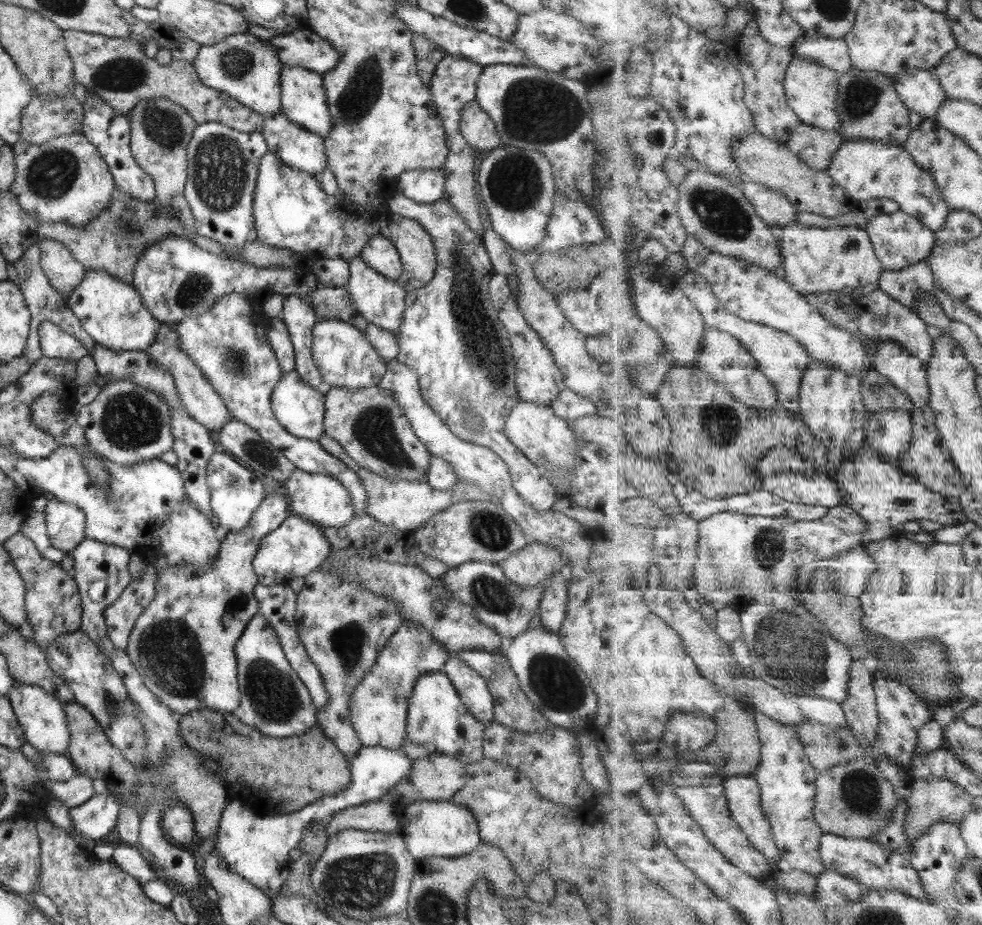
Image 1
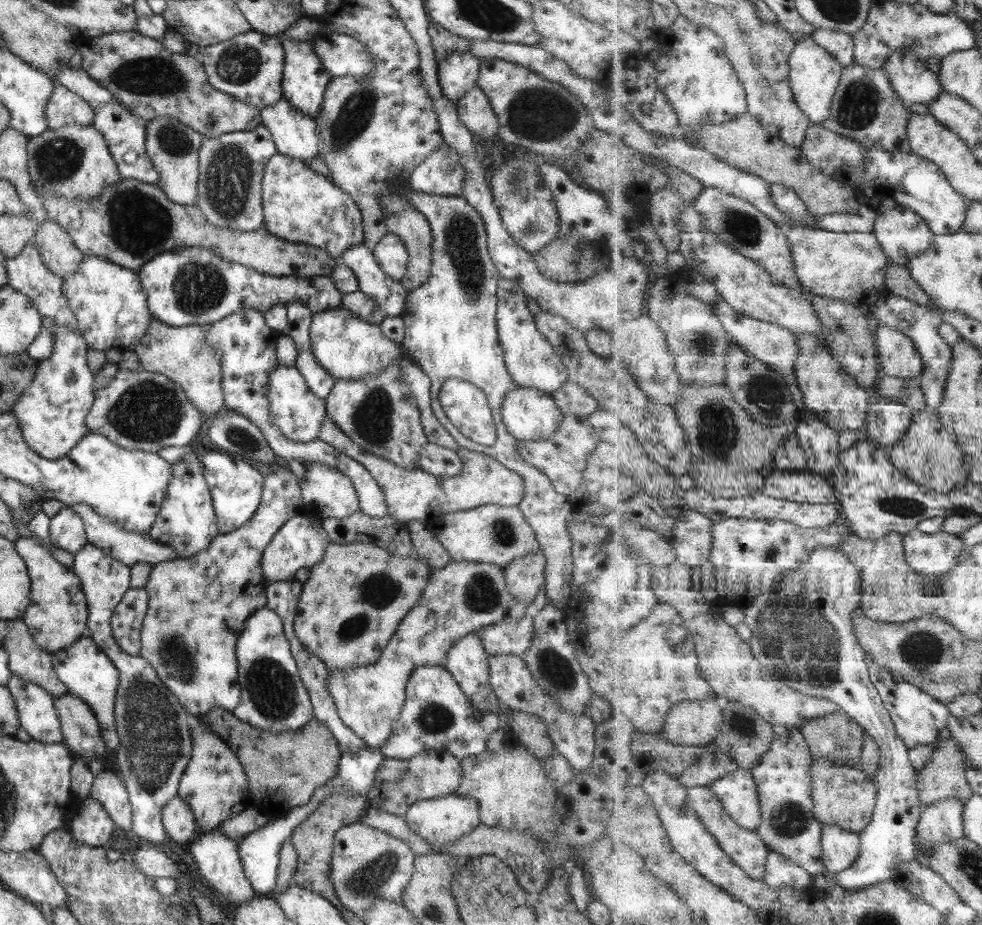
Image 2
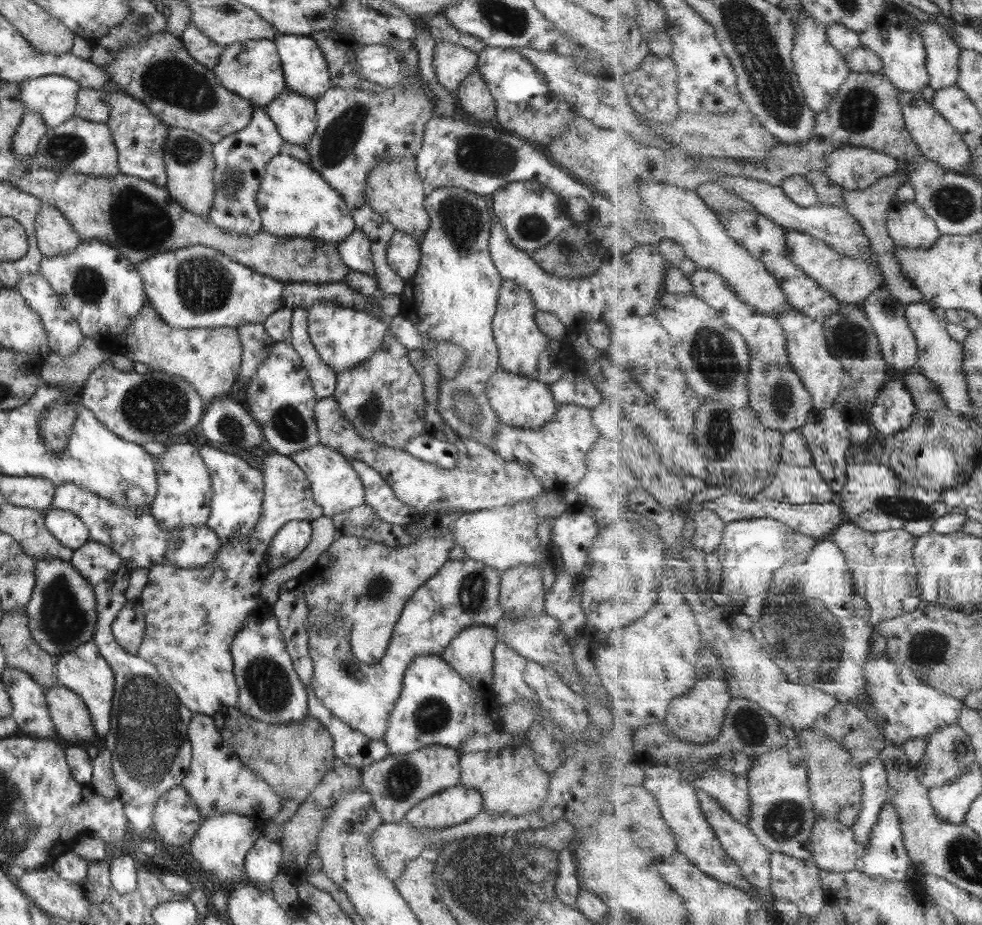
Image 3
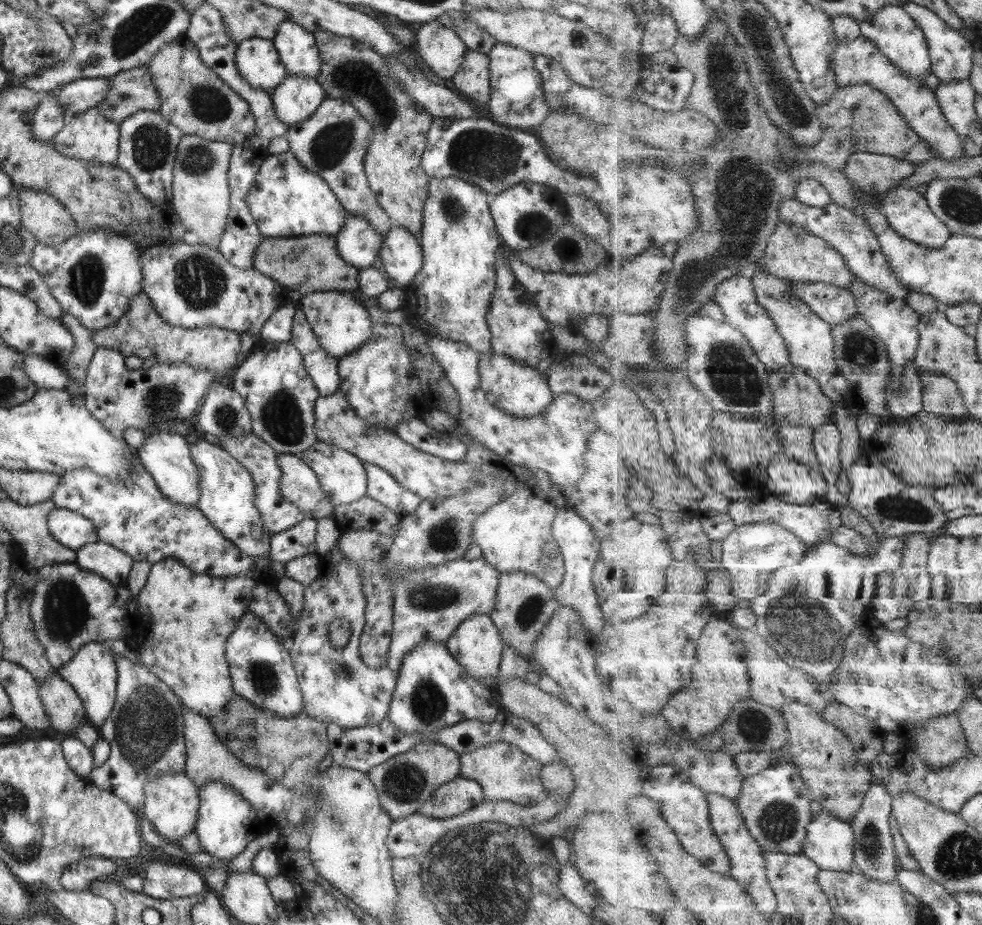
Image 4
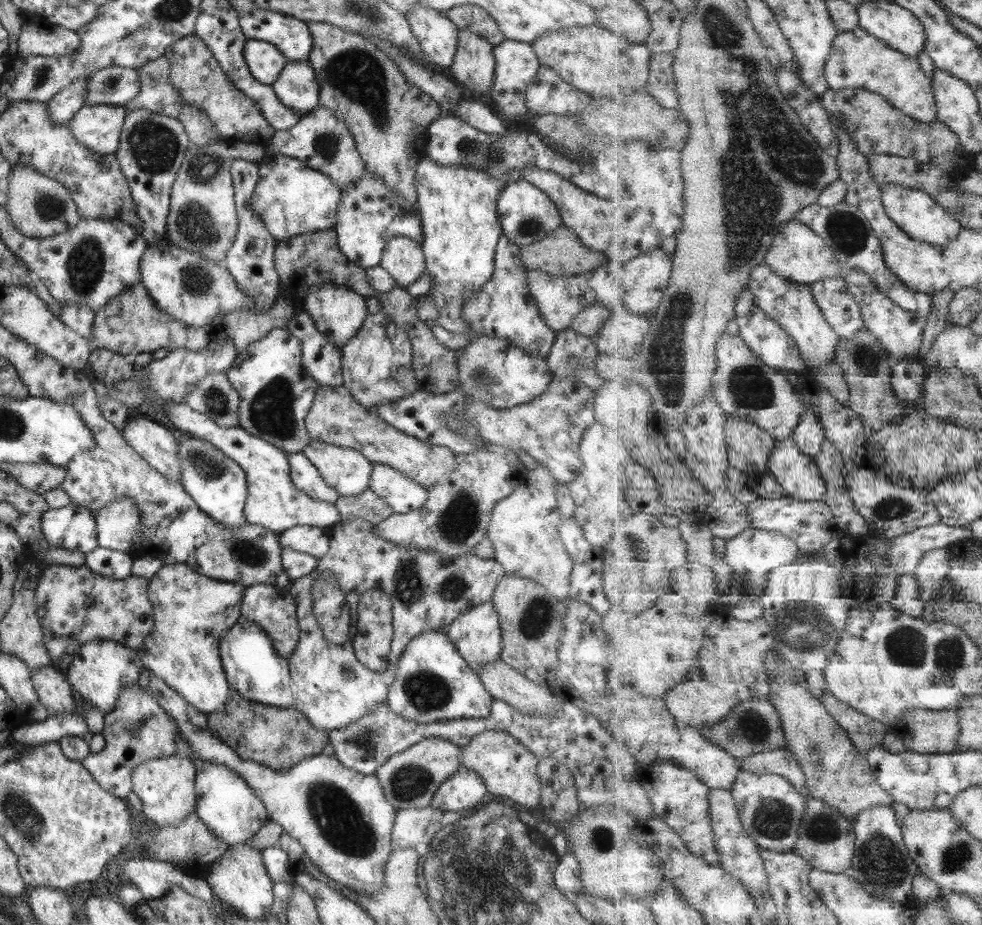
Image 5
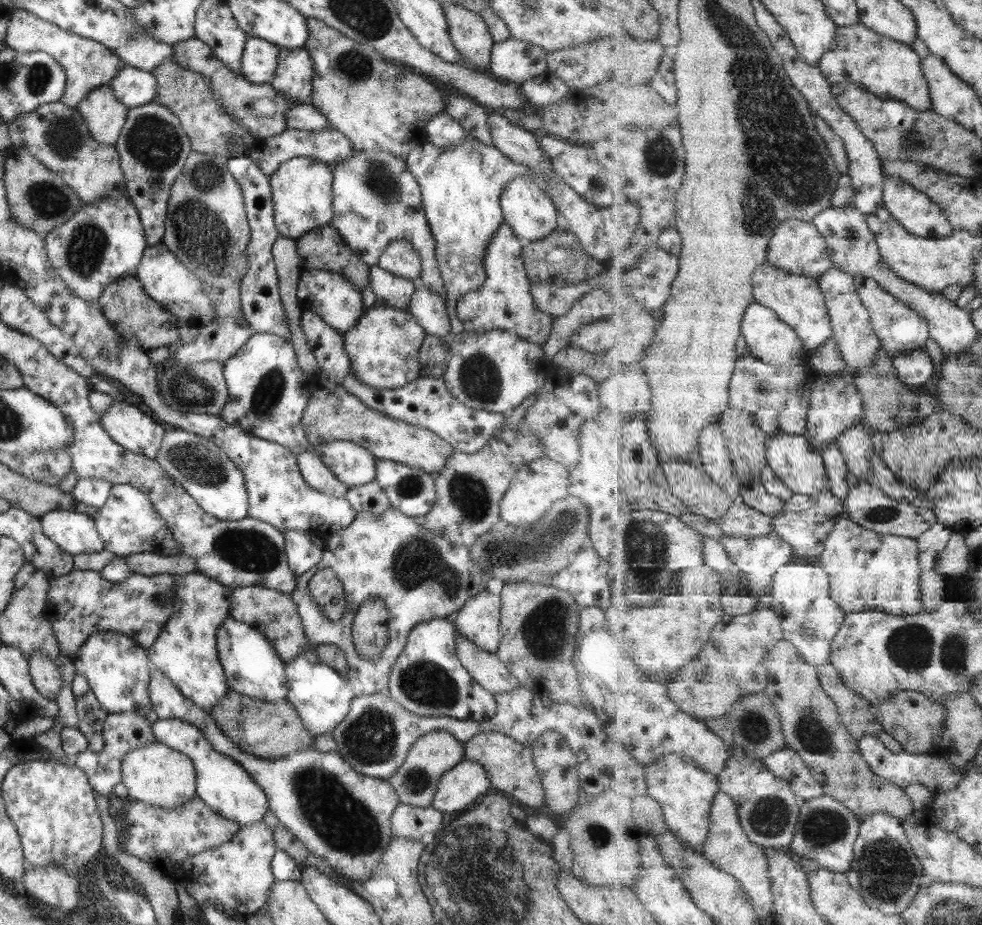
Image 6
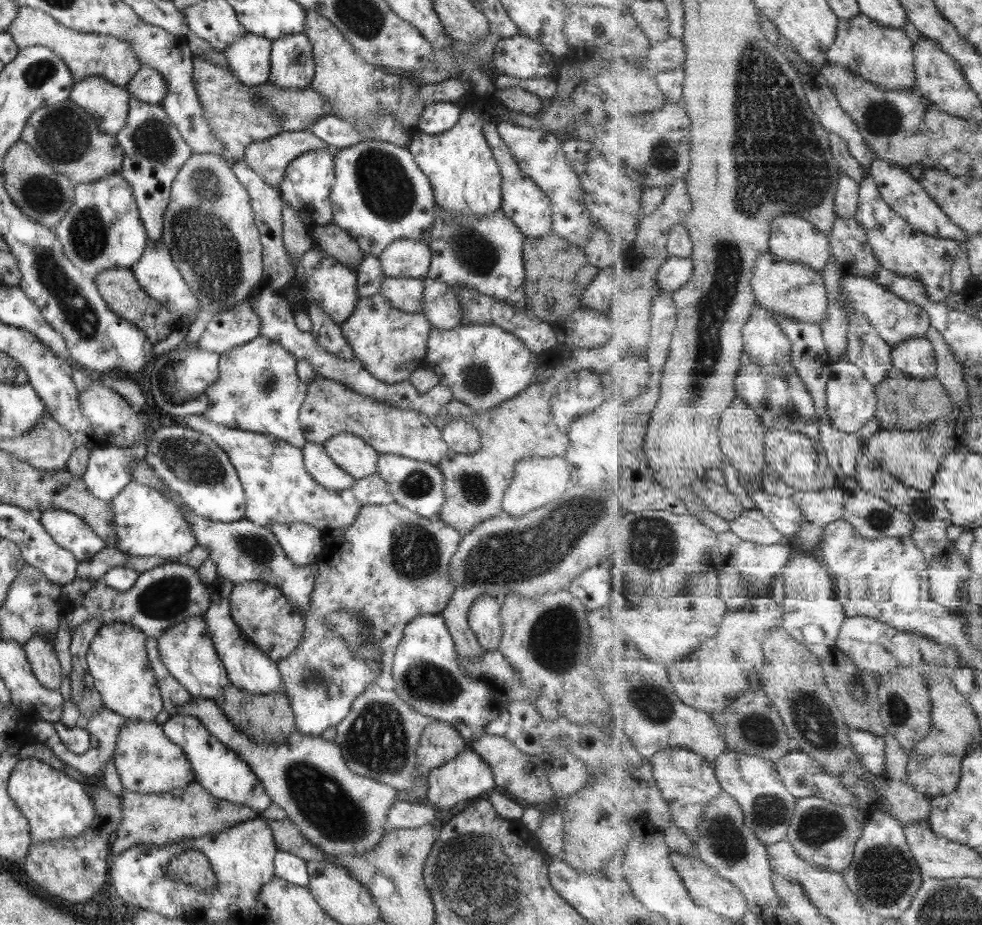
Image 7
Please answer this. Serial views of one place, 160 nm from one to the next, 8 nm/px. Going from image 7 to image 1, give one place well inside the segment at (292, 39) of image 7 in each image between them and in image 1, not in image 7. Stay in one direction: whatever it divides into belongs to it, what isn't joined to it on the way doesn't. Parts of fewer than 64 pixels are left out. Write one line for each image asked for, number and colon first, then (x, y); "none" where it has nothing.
1: (301, 149)
2: (294, 135)
3: (294, 116)
4: (296, 98)
5: (296, 88)
6: (292, 79)

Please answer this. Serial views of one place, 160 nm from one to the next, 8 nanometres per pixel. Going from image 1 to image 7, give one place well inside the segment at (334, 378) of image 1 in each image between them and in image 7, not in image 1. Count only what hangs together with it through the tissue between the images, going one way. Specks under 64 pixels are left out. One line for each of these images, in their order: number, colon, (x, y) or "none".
2: (348, 348)
3: (343, 337)
4: (341, 325)
5: (337, 312)
6: (329, 295)
7: (319, 279)

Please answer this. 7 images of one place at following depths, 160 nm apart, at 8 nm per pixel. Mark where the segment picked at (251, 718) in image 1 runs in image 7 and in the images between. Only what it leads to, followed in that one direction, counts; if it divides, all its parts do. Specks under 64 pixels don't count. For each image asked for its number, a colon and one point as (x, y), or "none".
2: (272, 697)
3: (269, 690)
4: (261, 672)
5: (252, 668)
6: (251, 667)
7: (246, 667)

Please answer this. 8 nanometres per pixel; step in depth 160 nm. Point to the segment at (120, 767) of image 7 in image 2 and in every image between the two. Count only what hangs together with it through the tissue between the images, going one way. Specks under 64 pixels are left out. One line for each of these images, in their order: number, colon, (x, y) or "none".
2: (180, 826)
3: (175, 819)
4: (171, 801)
5: (165, 786)
6: (153, 774)

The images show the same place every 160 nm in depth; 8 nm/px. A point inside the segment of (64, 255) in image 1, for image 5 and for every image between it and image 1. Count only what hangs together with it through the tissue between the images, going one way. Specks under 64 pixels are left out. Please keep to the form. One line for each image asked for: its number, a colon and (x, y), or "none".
2: (59, 255)
3: (54, 235)
4: (48, 221)
5: (38, 207)

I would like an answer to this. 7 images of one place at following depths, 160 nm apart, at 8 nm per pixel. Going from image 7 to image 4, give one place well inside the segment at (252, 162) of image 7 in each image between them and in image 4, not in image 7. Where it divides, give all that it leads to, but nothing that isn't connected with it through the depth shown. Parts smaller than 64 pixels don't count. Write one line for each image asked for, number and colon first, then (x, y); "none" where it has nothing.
4: (331, 143)
5: (319, 140)
6: (329, 146)

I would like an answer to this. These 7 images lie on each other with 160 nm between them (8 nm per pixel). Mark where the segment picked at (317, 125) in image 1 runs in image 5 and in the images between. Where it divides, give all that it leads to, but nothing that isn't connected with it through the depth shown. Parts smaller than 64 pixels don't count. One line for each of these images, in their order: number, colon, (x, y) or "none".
2: (304, 80)
3: (304, 69)
4: (295, 47)
5: (289, 35)

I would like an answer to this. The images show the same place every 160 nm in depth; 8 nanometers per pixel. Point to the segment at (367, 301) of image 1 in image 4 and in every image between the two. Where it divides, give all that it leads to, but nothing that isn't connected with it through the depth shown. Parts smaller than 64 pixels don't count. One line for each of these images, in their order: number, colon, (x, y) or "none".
2: (388, 295)
3: (354, 251)
4: (357, 243)

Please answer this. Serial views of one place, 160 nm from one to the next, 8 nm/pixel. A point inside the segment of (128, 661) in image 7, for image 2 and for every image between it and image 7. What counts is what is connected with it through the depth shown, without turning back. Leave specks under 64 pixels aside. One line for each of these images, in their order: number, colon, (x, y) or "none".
2: (87, 674)
3: (84, 672)
4: (91, 673)
5: (101, 668)
6: (115, 668)

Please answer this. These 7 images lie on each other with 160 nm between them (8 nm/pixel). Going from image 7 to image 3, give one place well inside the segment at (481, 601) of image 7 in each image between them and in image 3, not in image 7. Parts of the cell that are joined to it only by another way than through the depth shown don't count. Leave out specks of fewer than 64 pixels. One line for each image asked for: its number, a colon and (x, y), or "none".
3: (469, 653)
4: (476, 645)
5: (475, 634)
6: (477, 620)

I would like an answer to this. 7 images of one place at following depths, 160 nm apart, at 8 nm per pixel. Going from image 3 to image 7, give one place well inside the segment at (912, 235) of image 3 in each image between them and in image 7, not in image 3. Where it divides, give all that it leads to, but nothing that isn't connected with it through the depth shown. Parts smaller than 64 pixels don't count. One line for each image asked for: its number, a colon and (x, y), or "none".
4: (908, 211)
5: (918, 213)
6: (918, 212)
7: (896, 184)

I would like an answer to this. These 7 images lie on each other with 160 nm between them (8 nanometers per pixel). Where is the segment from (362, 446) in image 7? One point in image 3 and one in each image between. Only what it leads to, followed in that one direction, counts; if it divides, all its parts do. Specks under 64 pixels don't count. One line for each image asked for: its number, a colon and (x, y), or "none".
3: (335, 488)
4: (340, 475)
5: (346, 471)
6: (352, 465)

